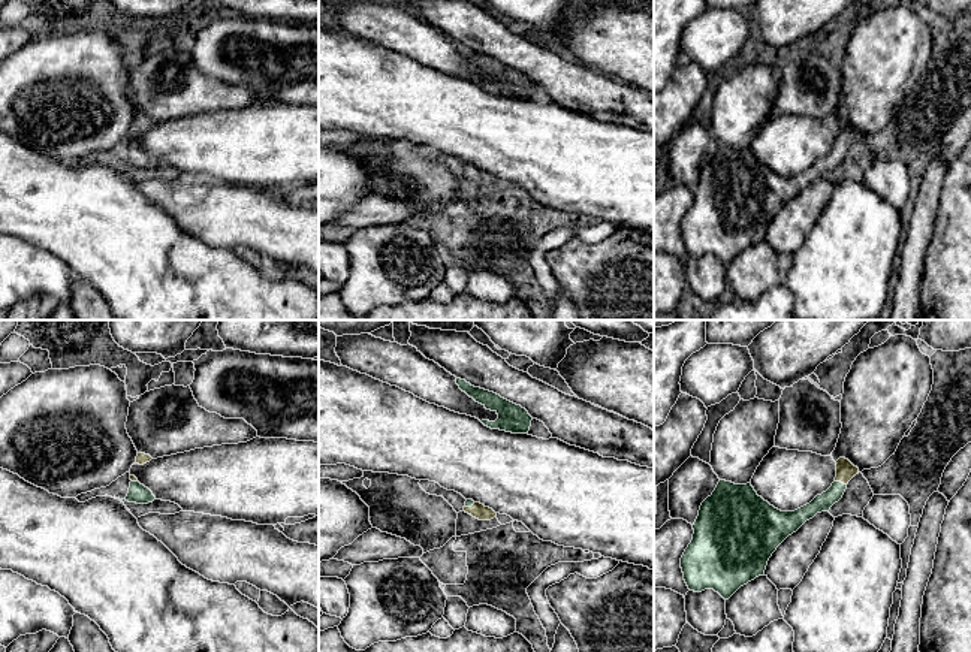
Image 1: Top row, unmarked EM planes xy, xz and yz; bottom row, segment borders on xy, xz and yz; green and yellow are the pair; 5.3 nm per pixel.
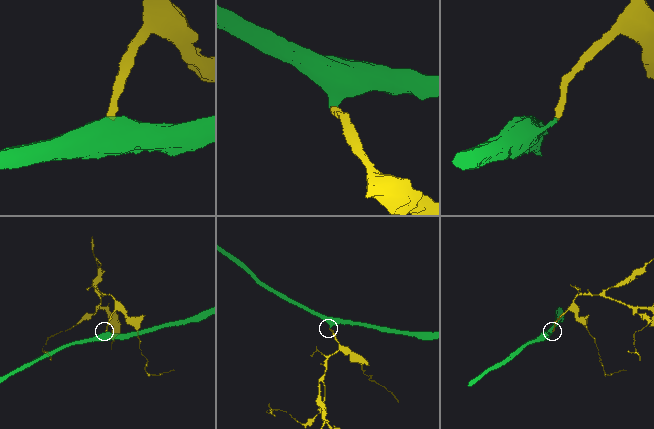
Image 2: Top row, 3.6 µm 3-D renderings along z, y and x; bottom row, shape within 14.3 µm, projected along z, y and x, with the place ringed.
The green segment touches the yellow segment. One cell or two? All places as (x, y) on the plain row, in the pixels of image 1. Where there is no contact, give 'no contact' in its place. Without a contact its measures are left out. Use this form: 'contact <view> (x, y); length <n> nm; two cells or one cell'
contact yz (840, 147); length 70 nm; one cell

